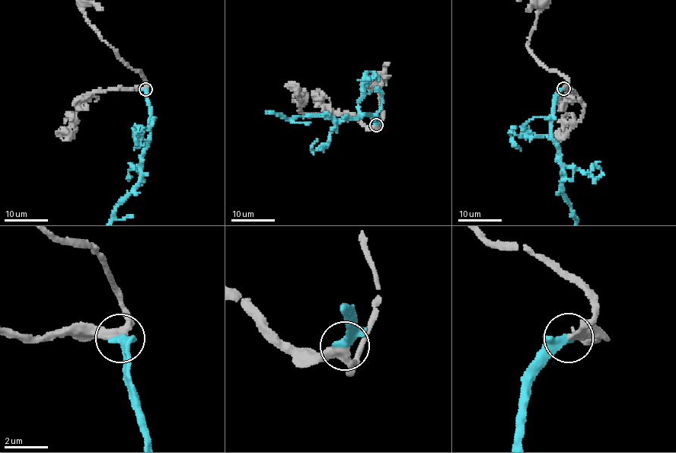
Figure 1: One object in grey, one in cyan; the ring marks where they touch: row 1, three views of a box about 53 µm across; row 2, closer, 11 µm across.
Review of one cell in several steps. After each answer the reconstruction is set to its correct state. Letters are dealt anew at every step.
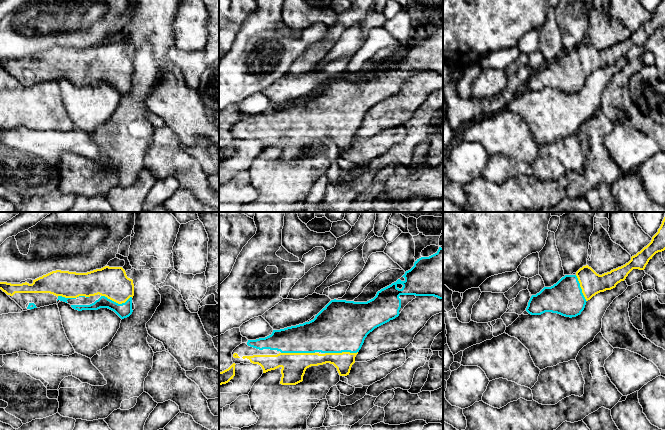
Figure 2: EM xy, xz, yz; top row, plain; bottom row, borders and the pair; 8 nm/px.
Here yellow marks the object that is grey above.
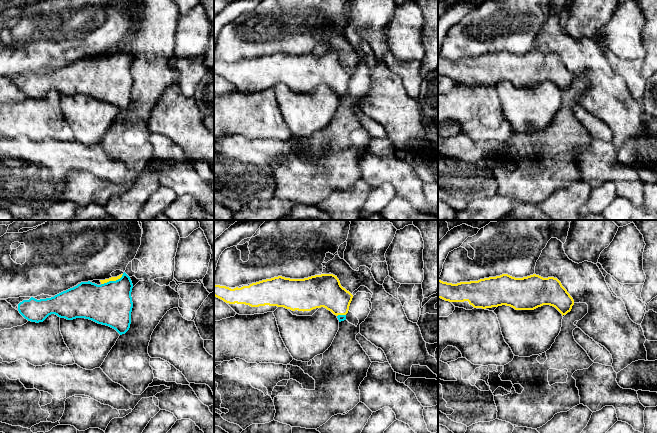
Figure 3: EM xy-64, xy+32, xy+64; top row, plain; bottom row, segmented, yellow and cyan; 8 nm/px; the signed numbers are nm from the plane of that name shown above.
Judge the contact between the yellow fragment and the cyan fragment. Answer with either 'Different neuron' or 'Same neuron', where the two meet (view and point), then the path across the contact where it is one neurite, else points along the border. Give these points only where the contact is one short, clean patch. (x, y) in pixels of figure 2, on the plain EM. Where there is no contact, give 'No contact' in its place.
Same neuron. Touches yellow at xz (298, 129)

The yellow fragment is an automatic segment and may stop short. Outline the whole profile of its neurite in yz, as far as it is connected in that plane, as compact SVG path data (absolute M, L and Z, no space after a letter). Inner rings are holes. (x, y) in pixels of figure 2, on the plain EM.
M661 0L651 18L625 41L602 51L588 41L583 42L575 51L565 51L553 62L544 63L539 69L532 71L526 87L531 91L552 88L565 93L576 93L593 72L615 64L633 45L644 46L649 36L664 26L665 0Z

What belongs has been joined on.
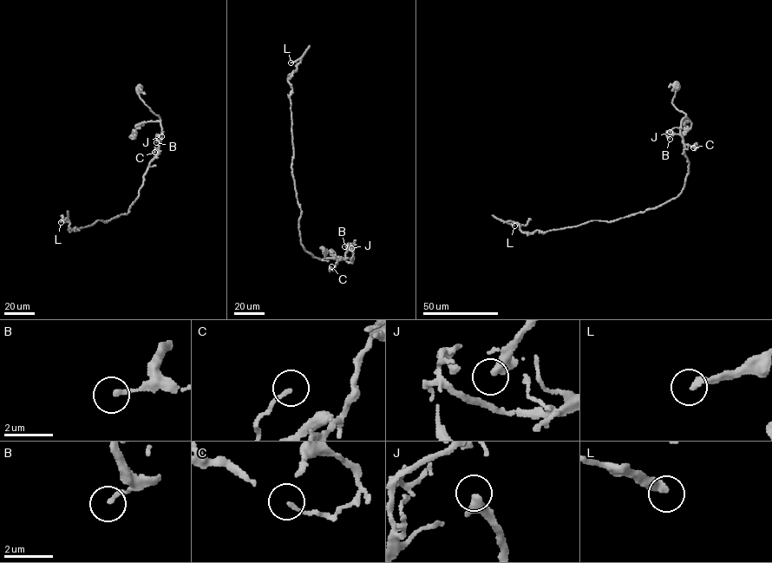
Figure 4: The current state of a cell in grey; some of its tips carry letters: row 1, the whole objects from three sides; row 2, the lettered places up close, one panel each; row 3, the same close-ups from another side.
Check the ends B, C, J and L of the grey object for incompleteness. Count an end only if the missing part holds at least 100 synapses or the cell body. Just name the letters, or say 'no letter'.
no letter

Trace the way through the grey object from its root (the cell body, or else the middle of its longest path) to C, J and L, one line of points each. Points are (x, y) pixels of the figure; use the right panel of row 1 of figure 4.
C: (677, 87), (672, 103), (686, 115), (681, 121), (680, 134), (685, 144), (697, 146), (693, 147)
J: (677, 87), (672, 103), (686, 115), (681, 127), (670, 132)
L: (677, 87), (689, 164), (677, 196), (610, 222), (531, 233), (514, 225)

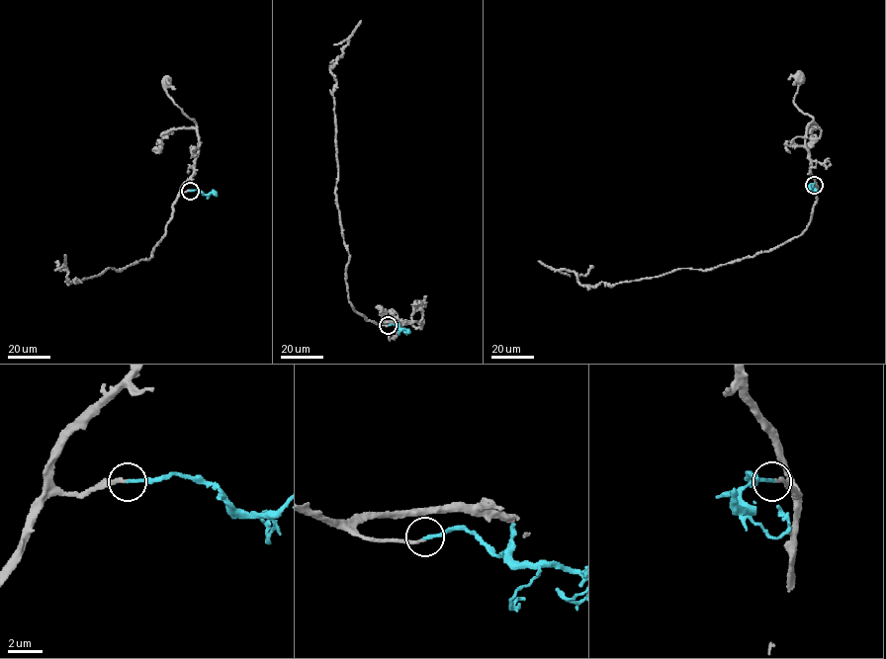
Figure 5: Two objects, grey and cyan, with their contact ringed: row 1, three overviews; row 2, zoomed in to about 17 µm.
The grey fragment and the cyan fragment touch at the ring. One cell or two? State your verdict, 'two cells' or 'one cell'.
one cell

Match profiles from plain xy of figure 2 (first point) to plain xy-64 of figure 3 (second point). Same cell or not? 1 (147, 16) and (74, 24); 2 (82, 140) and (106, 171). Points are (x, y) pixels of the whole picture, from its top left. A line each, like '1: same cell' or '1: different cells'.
1: different cells
2: same cell

